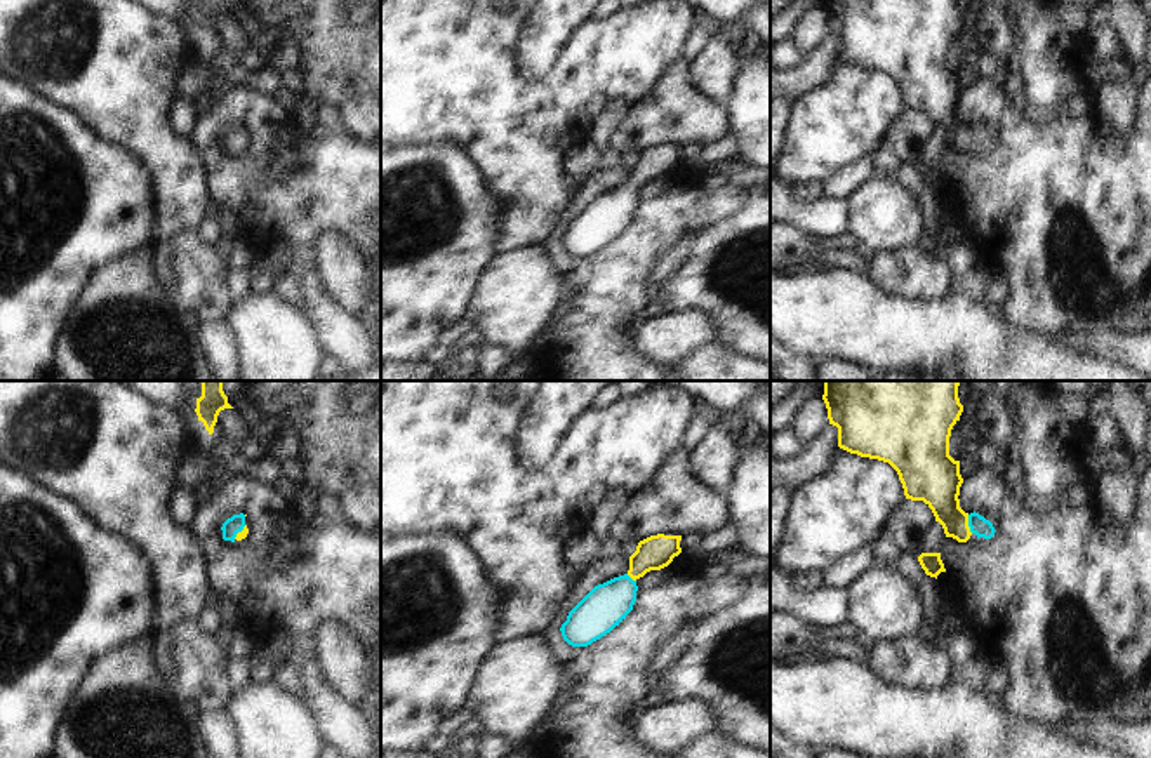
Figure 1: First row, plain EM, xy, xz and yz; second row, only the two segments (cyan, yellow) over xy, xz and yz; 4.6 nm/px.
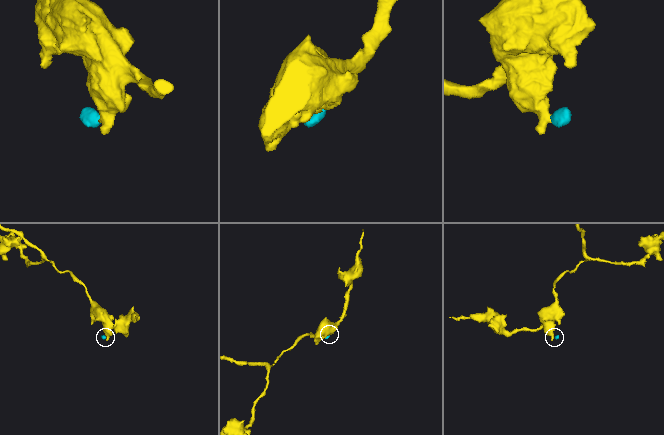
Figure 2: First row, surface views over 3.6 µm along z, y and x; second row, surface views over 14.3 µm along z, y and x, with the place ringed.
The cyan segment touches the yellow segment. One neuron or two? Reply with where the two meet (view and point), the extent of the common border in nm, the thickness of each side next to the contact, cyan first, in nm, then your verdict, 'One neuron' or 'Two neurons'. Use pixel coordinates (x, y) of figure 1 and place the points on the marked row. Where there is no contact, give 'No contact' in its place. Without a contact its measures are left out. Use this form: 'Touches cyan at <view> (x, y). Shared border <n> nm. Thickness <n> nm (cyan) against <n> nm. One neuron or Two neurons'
Touches cyan at yz (969, 524). Shared border 90 nm. Thickness 90 nm (cyan) against 220 nm. One neuron

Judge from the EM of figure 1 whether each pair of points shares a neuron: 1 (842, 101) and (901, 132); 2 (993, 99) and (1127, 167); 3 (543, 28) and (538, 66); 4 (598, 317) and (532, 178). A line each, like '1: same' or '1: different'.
1: different
2: same
3: same
4: different

